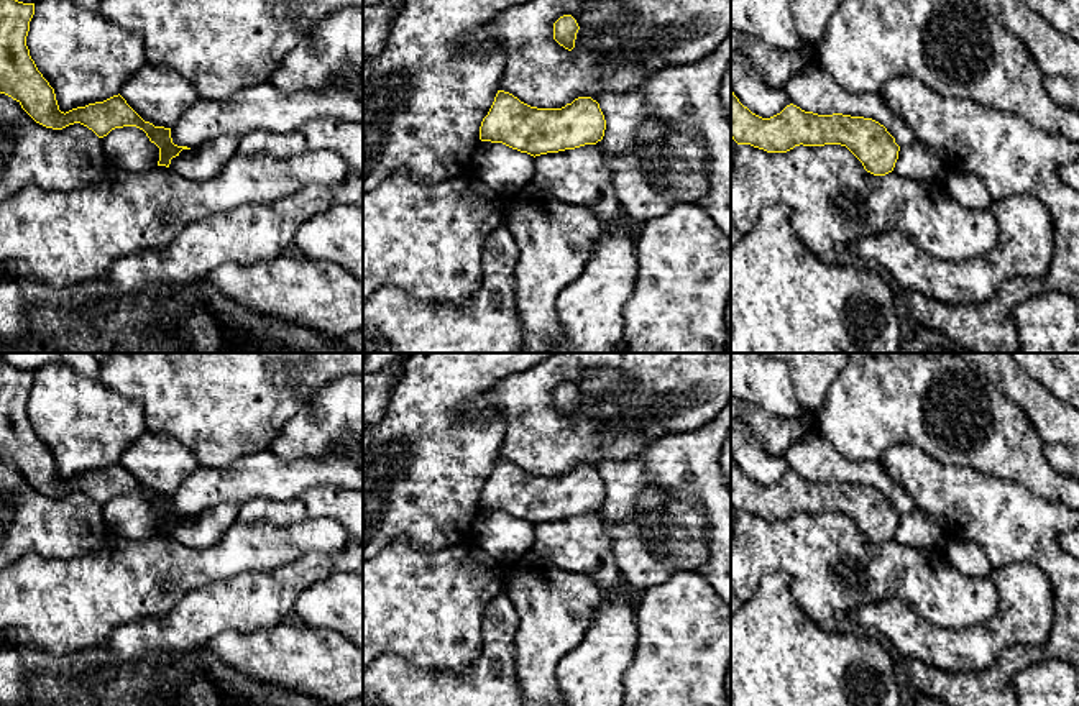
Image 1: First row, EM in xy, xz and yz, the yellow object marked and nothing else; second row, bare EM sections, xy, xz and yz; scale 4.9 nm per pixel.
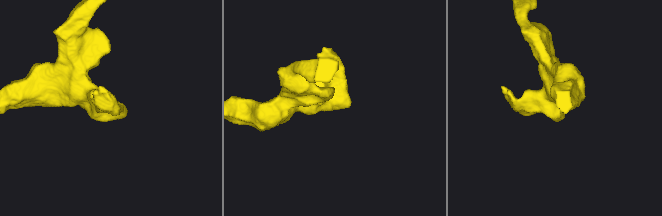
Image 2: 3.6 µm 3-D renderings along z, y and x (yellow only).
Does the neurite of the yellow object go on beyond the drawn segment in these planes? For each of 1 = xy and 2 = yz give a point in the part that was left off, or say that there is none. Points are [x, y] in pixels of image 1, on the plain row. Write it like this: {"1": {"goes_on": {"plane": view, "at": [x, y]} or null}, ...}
{"1": {"goes_on": null}, "2": {"goes_on": null}}

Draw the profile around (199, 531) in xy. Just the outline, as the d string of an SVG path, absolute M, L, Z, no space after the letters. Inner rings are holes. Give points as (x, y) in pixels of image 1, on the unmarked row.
M220 504L202 514L182 517L171 527L169 535L192 548L207 548L217 543L227 529L238 519L238 504Z

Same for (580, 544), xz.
M596 512L535 524L532 550L555 568L591 578L604 593L627 596L636 607L644 598L644 589L621 575Z

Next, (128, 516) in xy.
M136 494L115 496L102 511L112 537L143 540L158 534L159 516Z

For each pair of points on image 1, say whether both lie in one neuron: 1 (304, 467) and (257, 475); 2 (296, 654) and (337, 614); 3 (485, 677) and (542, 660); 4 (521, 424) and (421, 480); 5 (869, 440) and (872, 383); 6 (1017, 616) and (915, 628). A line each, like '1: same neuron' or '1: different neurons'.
1: same neuron
2: different neurons
3: different neurons
4: different neurons
5: same neuron
6: same neuron

